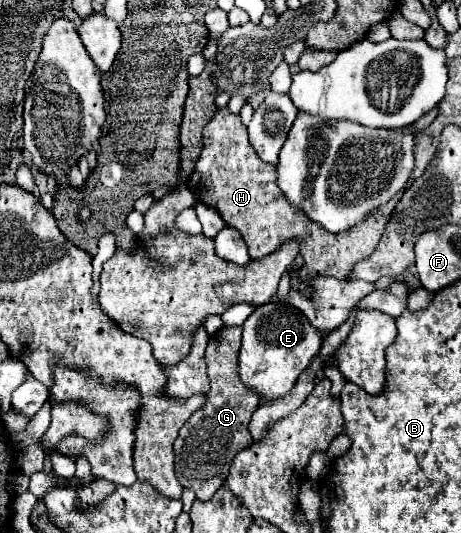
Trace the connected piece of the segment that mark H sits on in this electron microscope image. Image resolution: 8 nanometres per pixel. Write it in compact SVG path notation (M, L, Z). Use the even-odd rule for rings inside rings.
M246 102L238 114L224 110L218 110L214 118L206 124L202 132L202 154L196 160L194 174L190 176L188 188L192 188L194 196L208 204L210 208L218 210L220 216L228 222L228 226L240 230L244 242L248 244L250 256L262 258L272 252L276 252L284 242L296 240L300 244L300 256L304 258L304 264L298 270L290 272L292 288L300 290L304 296L312 296L312 284L318 276L332 276L338 280L348 280L350 272L354 270L354 264L370 256L374 248L378 246L378 240L386 232L386 224L394 212L396 202L400 200L402 192L396 194L386 206L382 206L378 212L372 212L366 222L356 226L348 234L330 234L316 222L312 222L308 216L304 216L300 210L296 210L292 204L286 202L284 194L280 192L276 184L276 166L266 164L260 160L248 142L246 126L254 114L254 108Z

